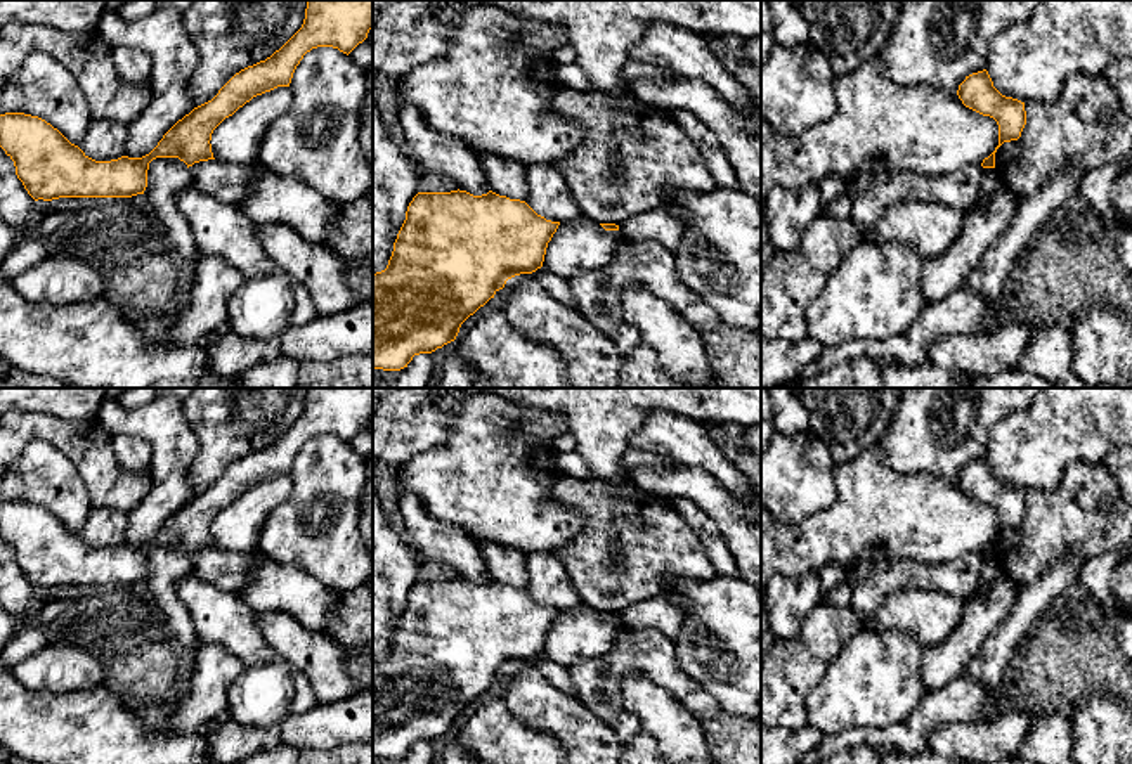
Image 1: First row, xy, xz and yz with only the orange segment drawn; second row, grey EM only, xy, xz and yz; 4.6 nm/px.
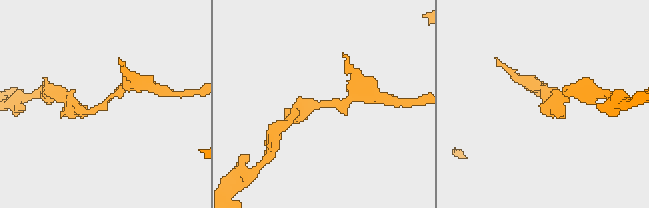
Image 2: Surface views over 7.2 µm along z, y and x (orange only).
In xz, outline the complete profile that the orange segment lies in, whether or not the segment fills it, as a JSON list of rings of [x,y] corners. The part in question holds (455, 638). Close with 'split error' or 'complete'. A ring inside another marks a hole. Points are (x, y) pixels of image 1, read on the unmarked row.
[[[459,577],[418,580],[407,594],[387,657],[373,662],[373,757],[400,759],[414,743],[454,729],[461,712],[508,667],[543,655],[558,613],[525,589],[492,579],[482,584]]]; complete

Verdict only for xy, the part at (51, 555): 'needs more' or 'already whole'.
already whole

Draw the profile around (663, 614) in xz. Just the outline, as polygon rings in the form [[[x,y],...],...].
[[[664,591],[650,599],[629,605],[619,613],[619,620],[624,627],[657,631],[673,643],[680,634],[685,617],[685,601],[671,598]]]

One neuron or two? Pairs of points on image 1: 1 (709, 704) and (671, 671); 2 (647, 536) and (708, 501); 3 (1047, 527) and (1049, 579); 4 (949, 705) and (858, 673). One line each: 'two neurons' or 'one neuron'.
1: one neuron
2: two neurons
3: two neurons
4: two neurons

